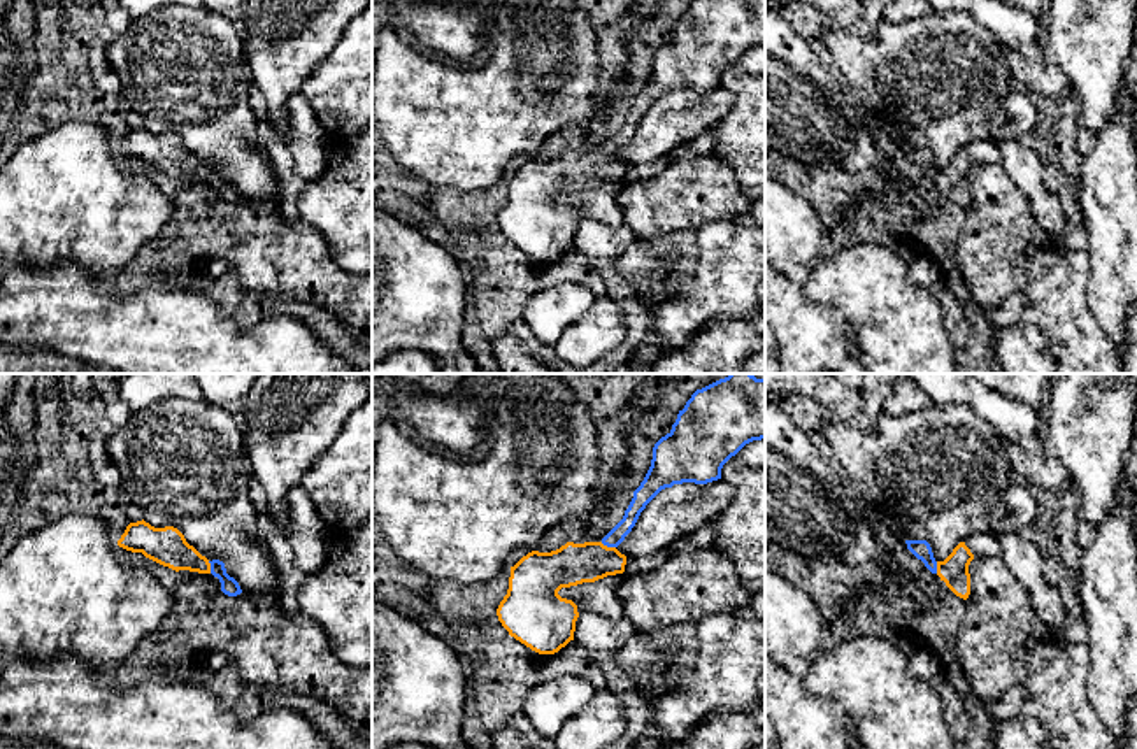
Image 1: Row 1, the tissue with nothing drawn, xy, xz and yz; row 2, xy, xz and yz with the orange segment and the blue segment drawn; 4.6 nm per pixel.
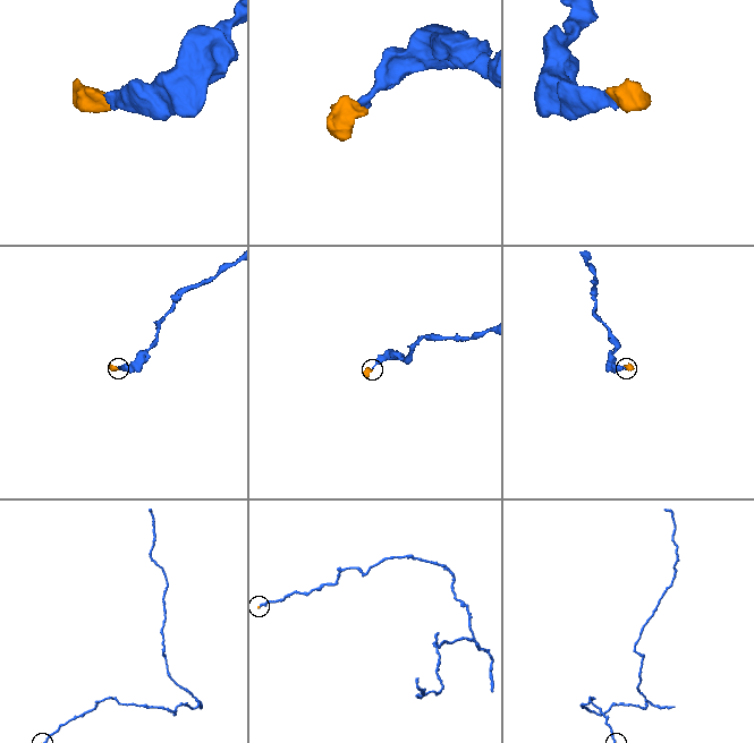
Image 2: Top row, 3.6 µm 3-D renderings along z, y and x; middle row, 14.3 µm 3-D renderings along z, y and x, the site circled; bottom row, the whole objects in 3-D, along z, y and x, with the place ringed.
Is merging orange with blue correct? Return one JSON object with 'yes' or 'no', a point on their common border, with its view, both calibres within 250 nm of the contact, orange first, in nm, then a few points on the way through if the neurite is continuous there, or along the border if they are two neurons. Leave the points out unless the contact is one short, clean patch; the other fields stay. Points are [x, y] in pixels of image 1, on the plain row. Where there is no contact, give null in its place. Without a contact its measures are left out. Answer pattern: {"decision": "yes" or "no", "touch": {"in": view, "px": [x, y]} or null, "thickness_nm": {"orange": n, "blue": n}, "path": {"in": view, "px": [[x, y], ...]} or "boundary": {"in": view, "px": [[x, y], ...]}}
{"decision": "yes", "touch": {"in": "xz", "px": [606, 153]}, "thickness_nm": {"orange": 190, "blue": 80}, "path": {"in": "xz", "px": [[572, 171], [590, 169], [606, 153], [616, 142]]}}

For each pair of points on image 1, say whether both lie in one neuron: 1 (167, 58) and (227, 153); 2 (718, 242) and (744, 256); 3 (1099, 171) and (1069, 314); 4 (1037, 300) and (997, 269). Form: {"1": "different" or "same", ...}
{"1": "same", "2": "same", "3": "different", "4": "different"}

